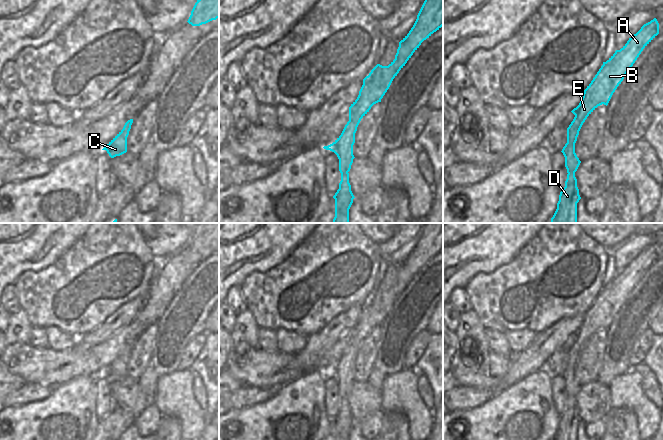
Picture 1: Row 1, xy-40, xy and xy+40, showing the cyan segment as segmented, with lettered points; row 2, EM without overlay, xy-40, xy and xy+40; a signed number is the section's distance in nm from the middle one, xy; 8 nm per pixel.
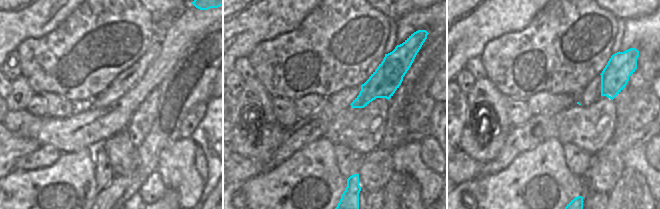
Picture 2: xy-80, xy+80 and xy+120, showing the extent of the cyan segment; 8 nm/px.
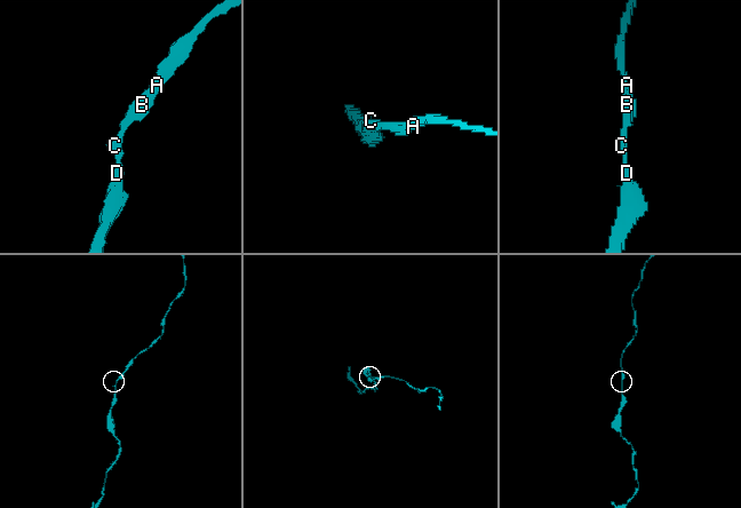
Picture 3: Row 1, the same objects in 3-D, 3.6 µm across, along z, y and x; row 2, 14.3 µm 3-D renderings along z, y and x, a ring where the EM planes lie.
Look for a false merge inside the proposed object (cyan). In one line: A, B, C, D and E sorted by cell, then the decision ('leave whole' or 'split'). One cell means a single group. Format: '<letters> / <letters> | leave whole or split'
A B C D E | leave whole

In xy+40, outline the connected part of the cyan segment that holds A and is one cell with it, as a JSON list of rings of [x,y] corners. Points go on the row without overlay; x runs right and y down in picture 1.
[[[656,242],[644,248],[627,267],[606,285],[584,314],[579,329],[571,336],[575,339],[567,352],[567,367],[562,373],[567,393],[565,411],[560,416],[553,440],[577,440],[577,427],[581,423],[575,396],[581,385],[575,377],[579,355],[587,341],[600,329],[608,329],[613,317],[623,305],[643,273],[659,258]]]

